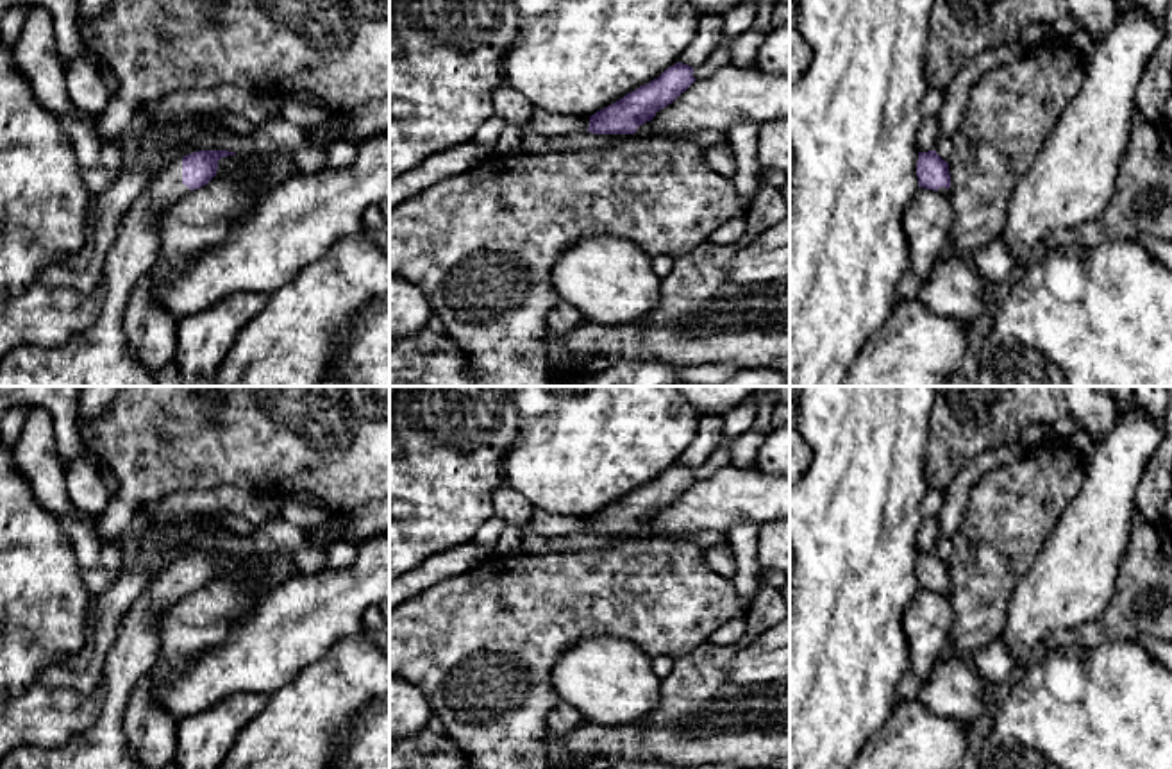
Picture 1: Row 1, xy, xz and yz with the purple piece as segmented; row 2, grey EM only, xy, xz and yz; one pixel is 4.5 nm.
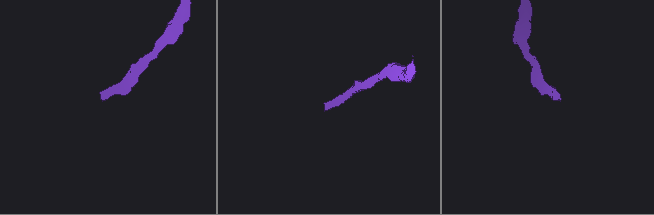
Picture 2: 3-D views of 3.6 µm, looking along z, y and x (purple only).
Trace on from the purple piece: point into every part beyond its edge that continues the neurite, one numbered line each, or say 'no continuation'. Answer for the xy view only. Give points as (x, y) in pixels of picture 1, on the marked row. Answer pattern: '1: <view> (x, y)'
1: xy (100, 354)

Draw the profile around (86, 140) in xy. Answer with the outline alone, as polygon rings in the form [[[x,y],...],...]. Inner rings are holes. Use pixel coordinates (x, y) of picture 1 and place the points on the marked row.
[[[61,116],[59,123],[63,127],[63,132],[73,145],[80,168],[96,168],[100,163],[100,152],[104,145],[104,139],[96,127],[89,127],[71,116]]]

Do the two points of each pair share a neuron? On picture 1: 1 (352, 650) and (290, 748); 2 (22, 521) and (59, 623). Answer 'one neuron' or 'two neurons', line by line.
1: one neuron
2: one neuron

